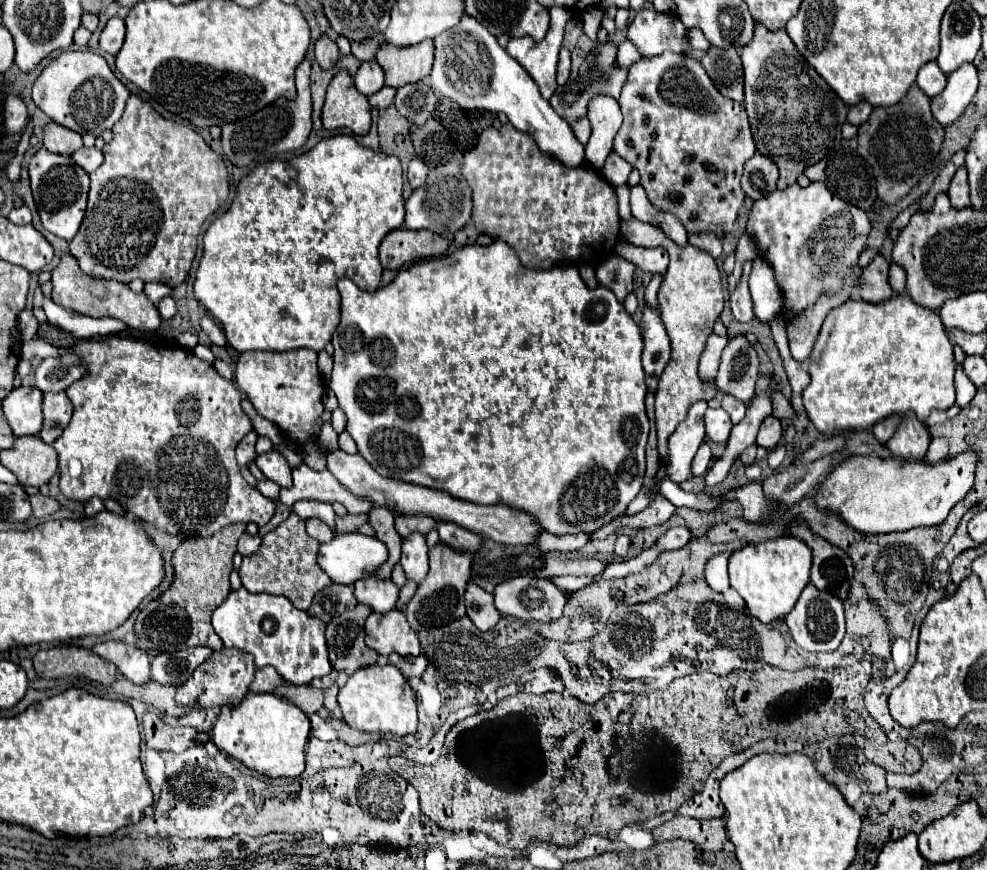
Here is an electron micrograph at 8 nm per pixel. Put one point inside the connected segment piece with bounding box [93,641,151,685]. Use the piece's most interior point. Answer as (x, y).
(132, 662)

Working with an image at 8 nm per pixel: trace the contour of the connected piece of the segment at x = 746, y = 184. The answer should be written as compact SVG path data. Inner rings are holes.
M755 153L747 163L741 177L741 189L749 199L763 199L767 193L777 189L779 171L769 161L769 157L763 157L761 153Z

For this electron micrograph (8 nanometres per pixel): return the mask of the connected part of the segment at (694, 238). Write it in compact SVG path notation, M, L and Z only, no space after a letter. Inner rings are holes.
M701 233L701 235L689 235L689 243L705 253L709 253L711 257L719 257L721 255L721 241L717 237L713 237L711 233Z

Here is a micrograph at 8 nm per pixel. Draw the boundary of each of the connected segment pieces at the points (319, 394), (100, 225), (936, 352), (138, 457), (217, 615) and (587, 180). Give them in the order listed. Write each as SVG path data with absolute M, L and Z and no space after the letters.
M293 349L285 353L247 351L241 353L235 369L235 381L253 403L253 407L273 421L287 437L301 447L319 427L323 413L325 385L317 371L317 353L313 349Z
M131 95L129 101L127 101L127 107L125 107L125 113L121 115L121 119L115 123L113 127L113 139L109 143L105 143L103 147L103 155L105 155L105 161L103 165L91 173L91 189L89 189L89 203L87 203L87 211L85 211L85 219L79 227L79 233L71 239L69 247L71 247L71 255L77 259L79 267L91 275L91 277L99 277L99 279L115 279L115 281L121 281L121 283L129 283L133 279L141 279L143 283L149 283L149 281L157 281L157 283L165 283L169 285L171 289L179 287L185 277L189 275L189 269L191 269L191 263L195 259L195 251L197 251L197 237L199 237L199 231L201 231L201 225L205 223L205 219L209 215L213 215L225 201L227 201L227 195L229 195L229 177L227 177L227 167L223 163L223 159L205 143L205 139L195 133L191 127L187 125L181 125L181 123L175 123L175 121L169 121L165 117L161 117L147 101L143 101L141 97L137 95Z
M907 293L893 297L885 305L849 299L841 307L831 309L807 361L807 371L811 377L809 385L823 385L823 397L803 397L803 405L817 431L825 435L847 429L867 431L891 415L905 415L909 411L913 411L919 421L925 421L931 411L945 411L955 403L953 345L939 315L917 305Z
M109 337L103 341L97 339L79 339L75 345L67 347L67 353L73 353L81 359L81 363L87 367L87 375L83 375L79 381L69 385L65 389L69 401L73 403L73 417L69 425L63 429L61 437L55 439L53 447L59 453L59 489L67 499L75 499L81 503L87 503L93 497L99 499L115 499L127 513L133 517L153 525L157 531L179 535L181 539L197 539L197 537L211 537L215 531L219 531L225 525L231 523L257 523L263 527L271 521L277 503L265 495L259 493L259 489L251 487L243 475L239 473L239 465L235 461L235 445L245 437L245 433L251 429L251 421L241 409L241 393L235 387L233 381L225 381L211 363L197 359L189 349L183 347L155 347L145 341L135 341L129 337Z
M241 587L239 591L231 591L229 597L213 611L213 629L217 631L227 649L239 649L251 653L255 657L257 669L271 665L291 685L309 685L315 677L325 677L333 671L325 641L325 623L309 615L307 611L297 611L287 597L269 593L249 593L245 587Z
M503 125L501 129L495 129L495 127L487 127L481 135L479 135L479 143L465 151L463 153L463 161L461 161L461 173L465 175L471 191L473 191L473 223L477 227L477 231L481 235L489 235L493 237L493 241L505 241L509 247L515 249L515 253L519 255L521 259L521 265L525 269L551 269L555 265L561 265L561 263L587 263L587 265L599 265L601 261L605 261L611 253L613 253L613 247L617 245L619 241L619 229L621 229L621 217L619 217L619 203L617 203L617 193L615 193L615 187L609 185L609 181L601 175L601 171L597 171L595 167L591 165L577 165L577 167L567 167L563 165L557 157L549 155L549 153L543 153L537 143L533 141L531 135L527 133L521 133L517 129L513 129L513 125Z

